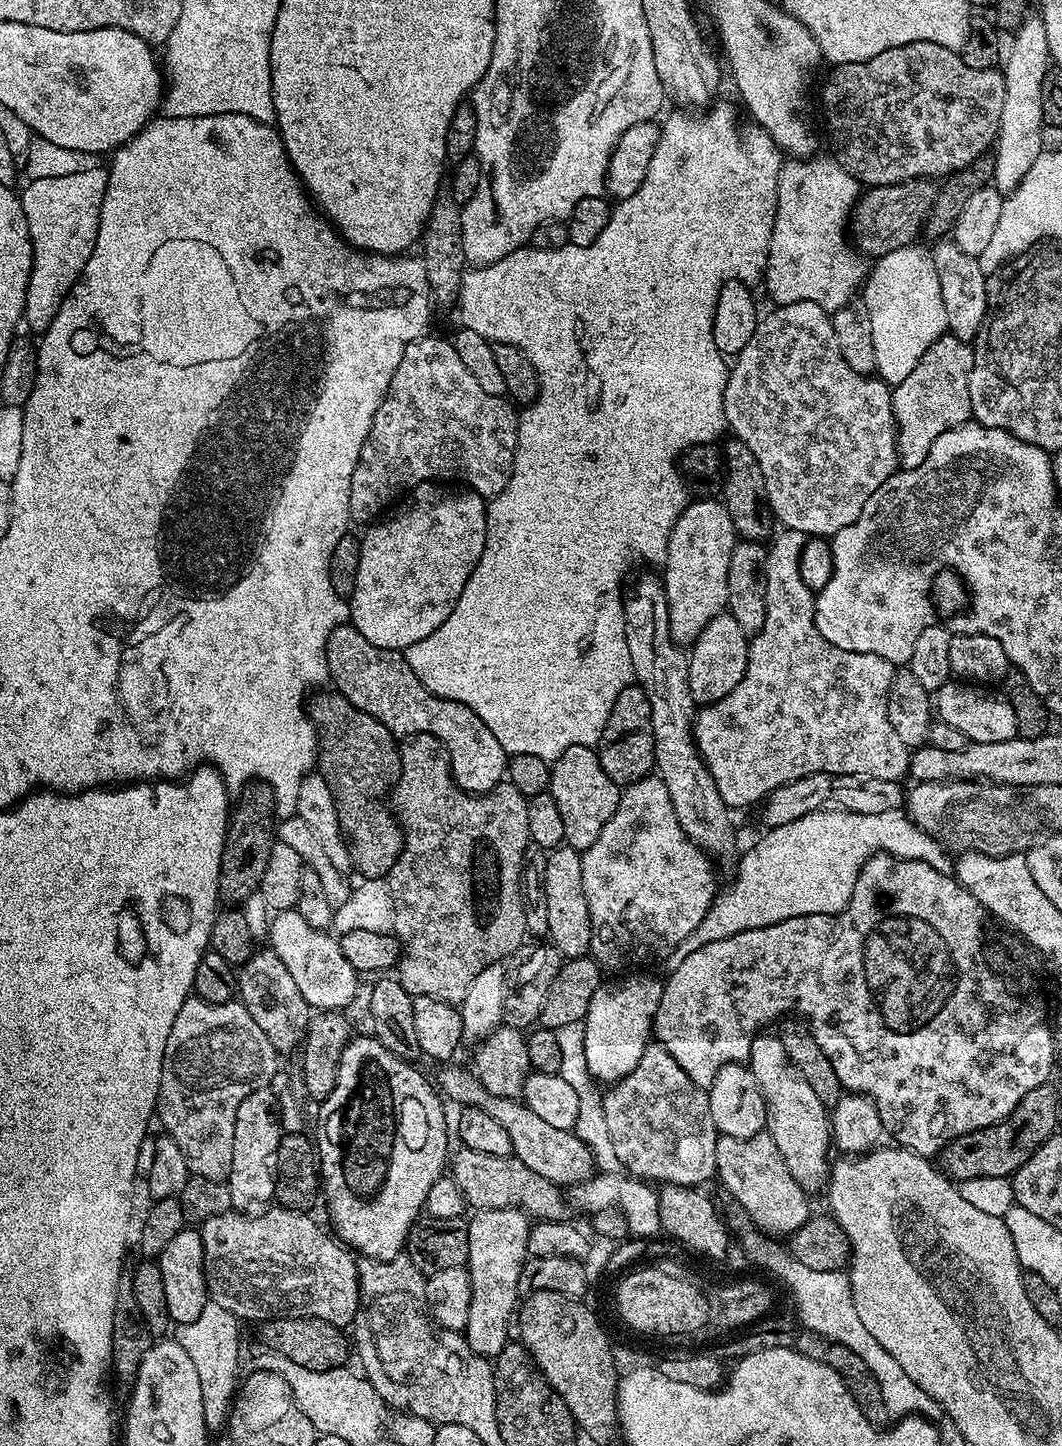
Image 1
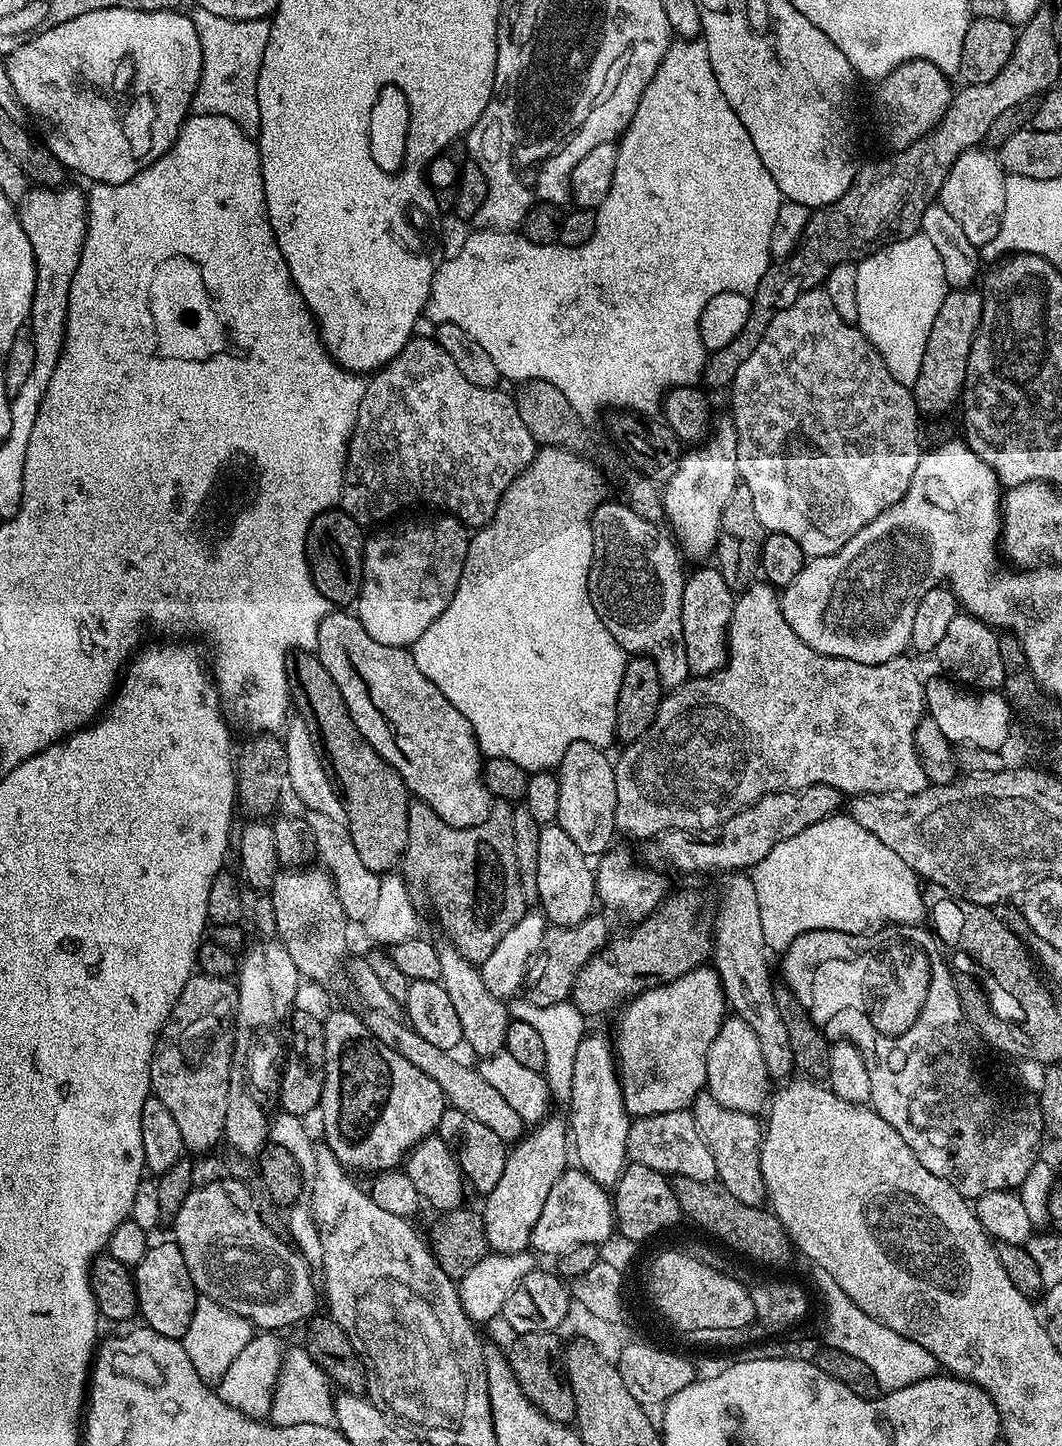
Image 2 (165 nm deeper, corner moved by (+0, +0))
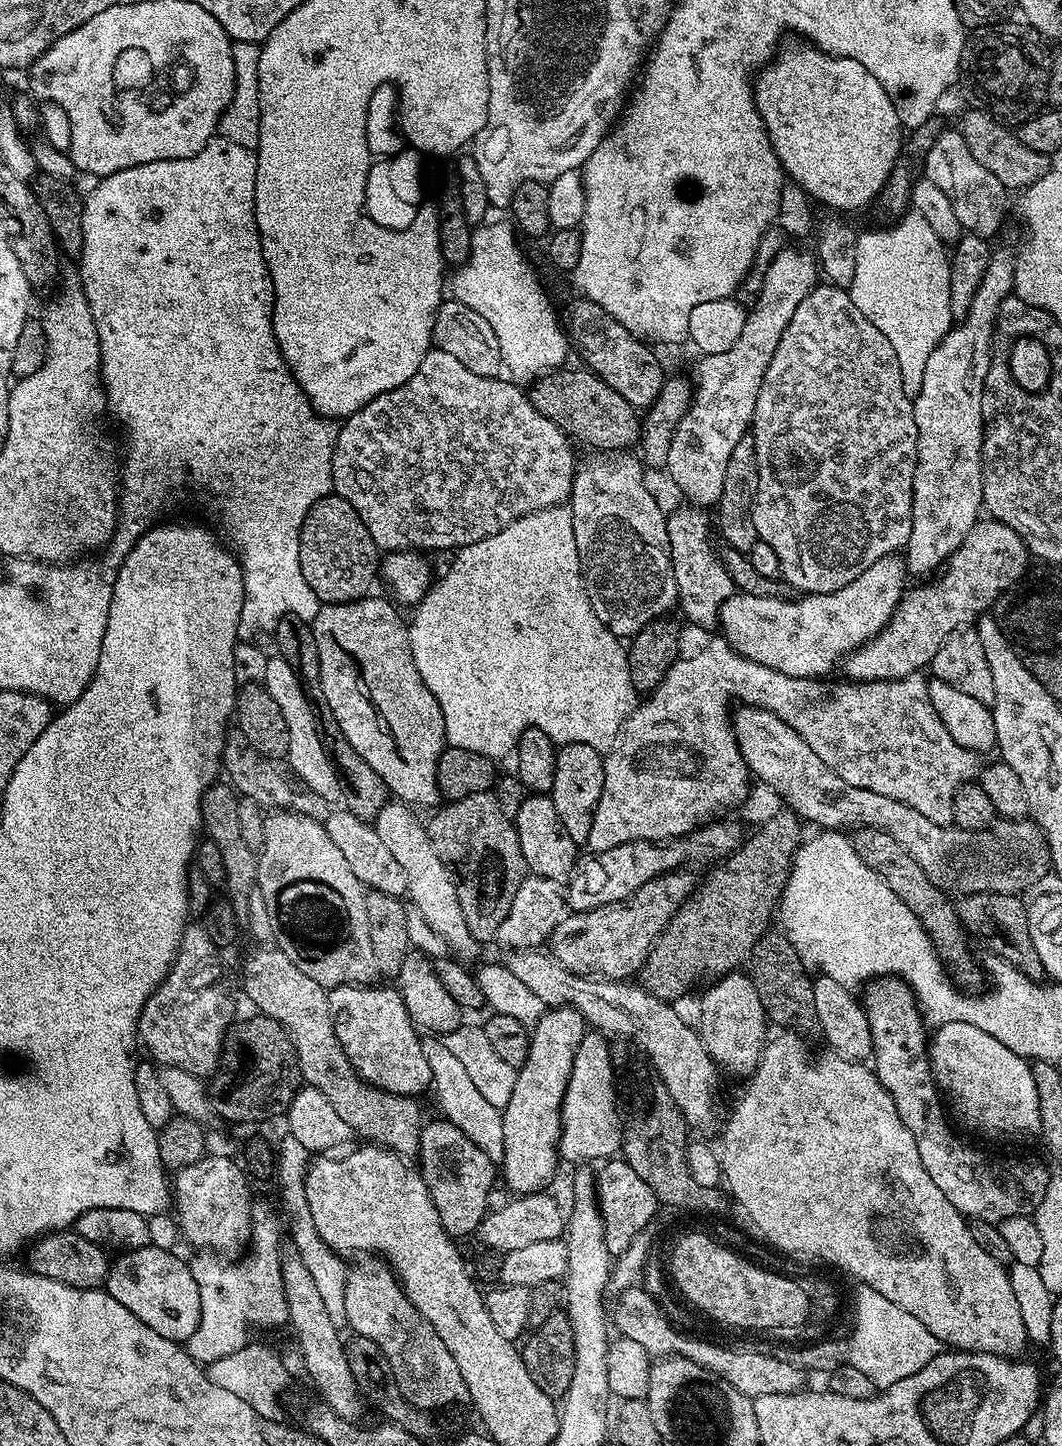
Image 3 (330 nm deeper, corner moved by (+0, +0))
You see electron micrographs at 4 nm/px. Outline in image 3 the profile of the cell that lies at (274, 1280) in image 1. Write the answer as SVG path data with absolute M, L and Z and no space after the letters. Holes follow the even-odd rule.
M205 1155L204 1159L197 1162L197 1164L191 1164L181 1170L181 1172L175 1173L174 1176L174 1204L177 1204L176 1210L174 1210L174 1217L176 1223L179 1224L179 1235L184 1240L188 1239L190 1243L196 1247L196 1250L207 1250L212 1254L232 1254L228 1252L236 1252L240 1247L247 1245L250 1240L250 1233L252 1231L252 1209L254 1207L254 1201L252 1196L248 1193L248 1183L250 1183L249 1177L246 1175L245 1169L241 1167L235 1159L228 1158L216 1158Z

